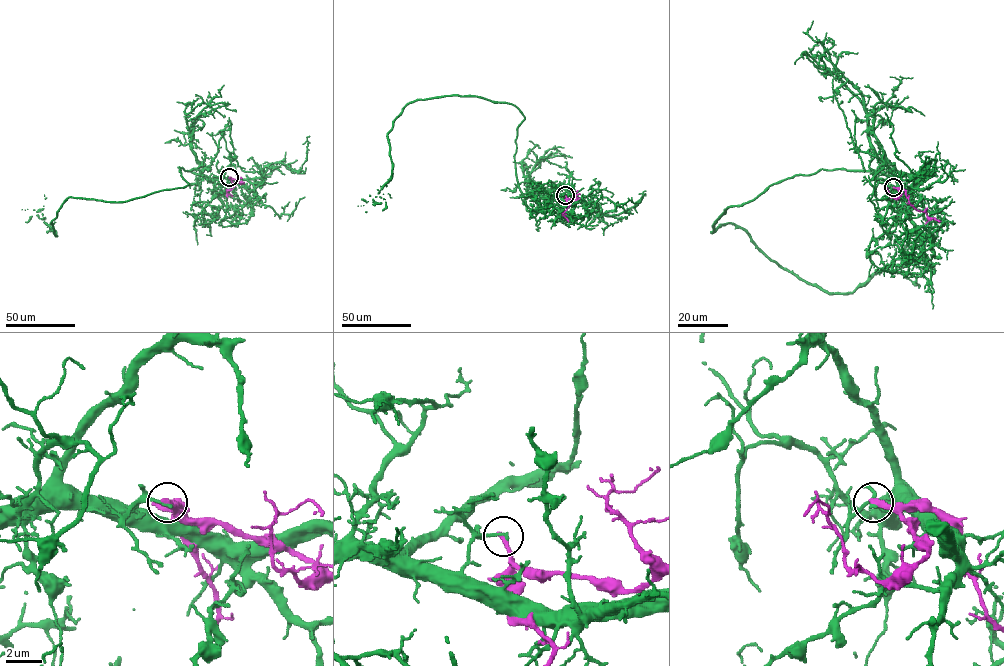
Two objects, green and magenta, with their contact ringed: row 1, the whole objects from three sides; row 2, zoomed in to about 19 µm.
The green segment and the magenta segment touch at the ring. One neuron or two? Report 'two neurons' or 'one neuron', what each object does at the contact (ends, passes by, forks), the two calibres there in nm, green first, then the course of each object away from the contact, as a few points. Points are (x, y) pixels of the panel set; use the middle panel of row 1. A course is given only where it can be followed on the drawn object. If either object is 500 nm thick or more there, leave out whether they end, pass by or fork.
two neurons; green ends there; magenta ends there; 180 nm thick on the green side, 340 nm on the other; green runs (565, 195), (526, 209), (516, 107), (444, 95), (410, 101), (394, 121), (392, 174), (373, 199), (382, 210); magenta runs (565, 196), (569, 205), (563, 215), (568, 221)

